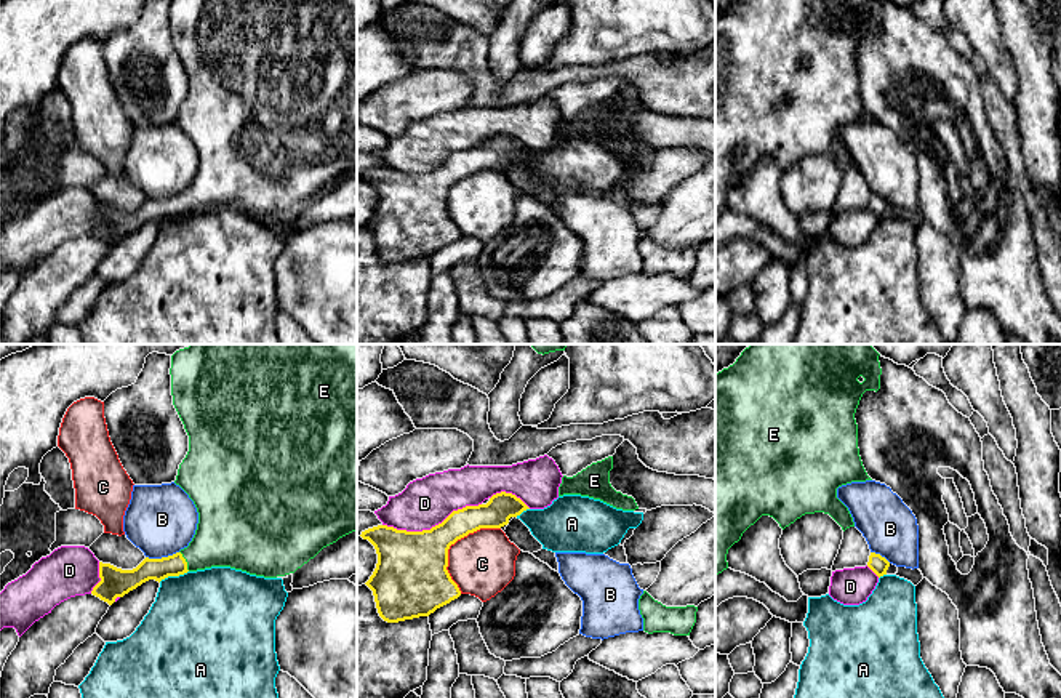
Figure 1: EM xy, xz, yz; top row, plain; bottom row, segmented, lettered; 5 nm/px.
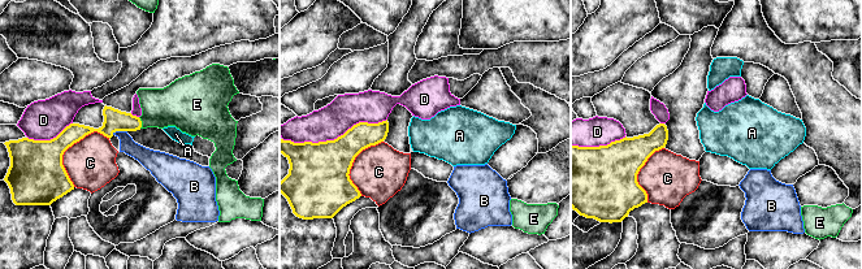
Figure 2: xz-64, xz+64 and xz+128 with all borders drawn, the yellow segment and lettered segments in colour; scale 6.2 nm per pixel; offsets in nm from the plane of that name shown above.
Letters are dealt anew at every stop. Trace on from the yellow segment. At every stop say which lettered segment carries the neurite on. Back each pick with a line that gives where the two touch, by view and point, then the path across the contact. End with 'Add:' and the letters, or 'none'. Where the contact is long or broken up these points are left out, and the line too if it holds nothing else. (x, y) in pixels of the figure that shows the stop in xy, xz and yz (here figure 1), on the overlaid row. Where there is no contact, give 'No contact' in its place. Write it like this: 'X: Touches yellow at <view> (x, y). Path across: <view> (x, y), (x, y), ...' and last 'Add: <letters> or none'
E: Touches yellow at xy (184, 561). Path across: xy (173, 565), (184, 561), (200, 554), (226, 535)
Add: E

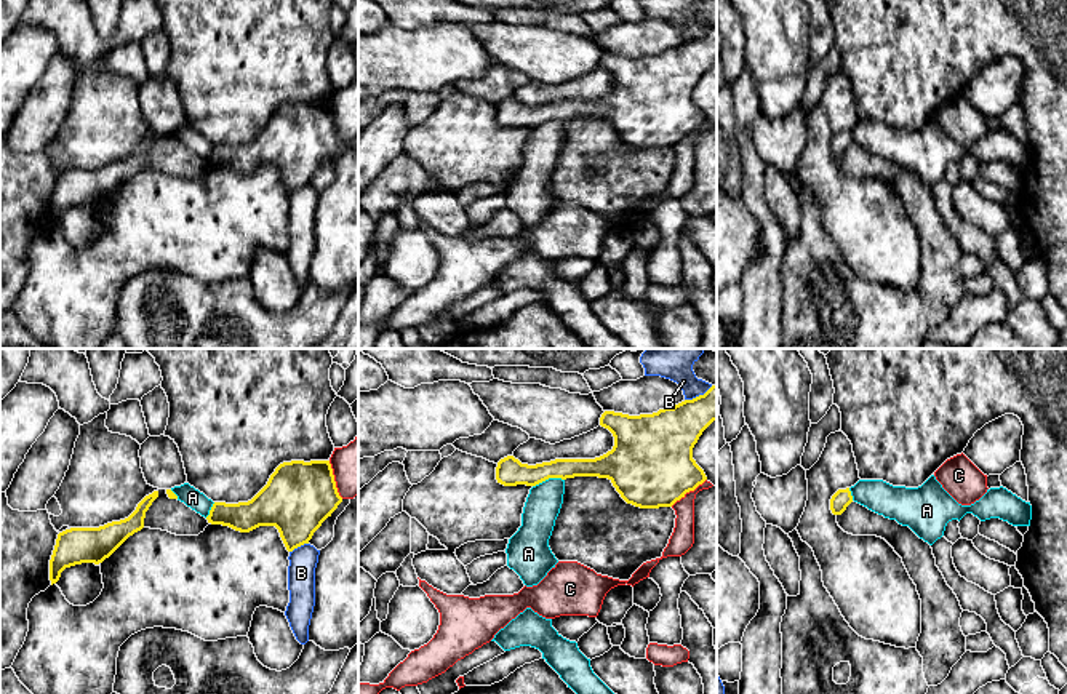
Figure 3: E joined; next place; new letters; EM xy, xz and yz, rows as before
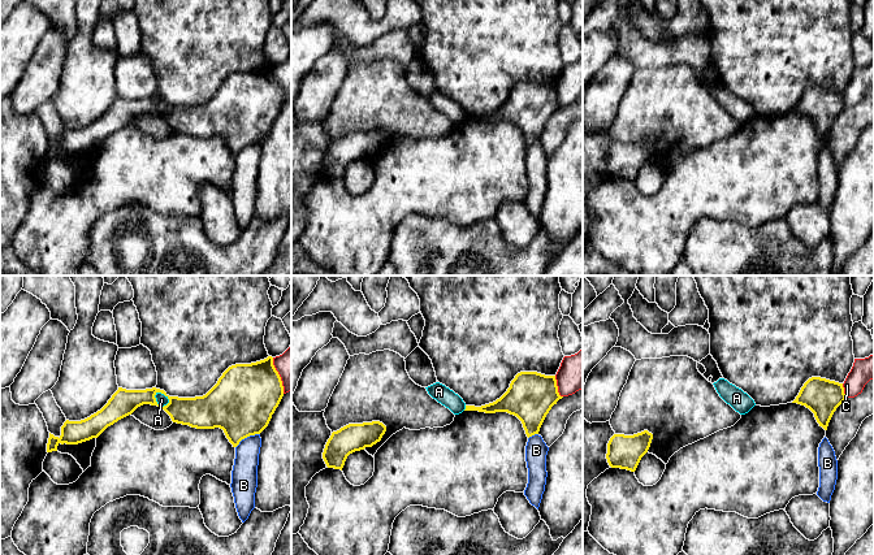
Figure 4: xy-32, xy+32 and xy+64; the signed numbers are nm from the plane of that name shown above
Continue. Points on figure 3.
Add: none

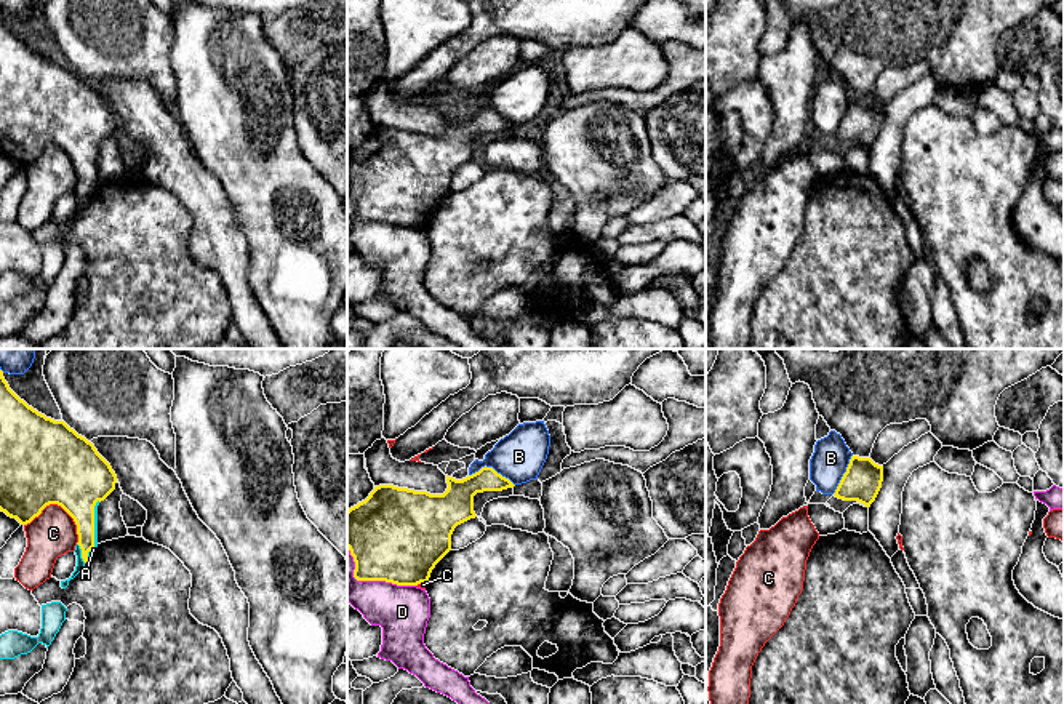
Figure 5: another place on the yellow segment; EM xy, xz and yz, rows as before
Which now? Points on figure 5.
A: Touches yellow at xy (93, 528). Path across: xy (76, 482), (85, 519), (93, 528), (93, 549)
Add: A

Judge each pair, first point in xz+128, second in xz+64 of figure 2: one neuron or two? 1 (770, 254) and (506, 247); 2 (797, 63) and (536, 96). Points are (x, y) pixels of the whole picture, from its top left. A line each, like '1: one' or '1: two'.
1: one
2: one

